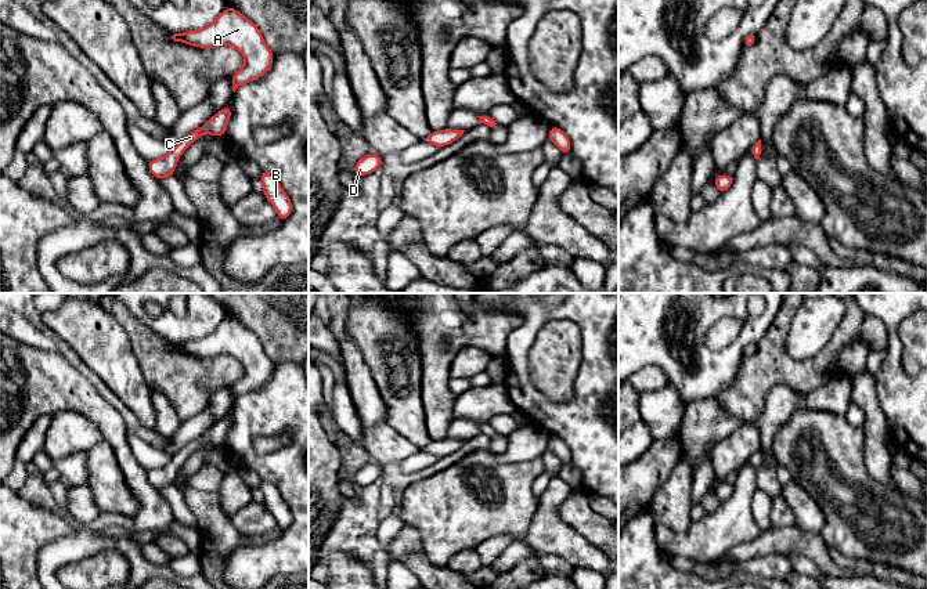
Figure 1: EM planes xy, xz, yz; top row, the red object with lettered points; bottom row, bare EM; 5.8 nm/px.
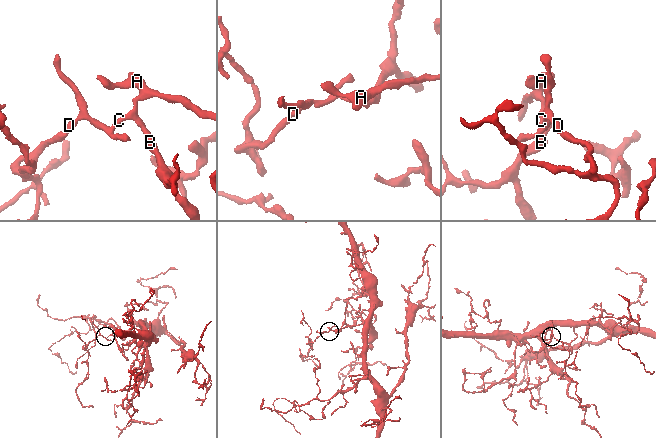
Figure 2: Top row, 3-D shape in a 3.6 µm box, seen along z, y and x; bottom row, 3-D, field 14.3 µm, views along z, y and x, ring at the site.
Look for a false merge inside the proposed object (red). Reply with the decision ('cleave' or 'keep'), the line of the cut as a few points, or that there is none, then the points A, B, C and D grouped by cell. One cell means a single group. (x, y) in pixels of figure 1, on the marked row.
keep; no cut; A B C D

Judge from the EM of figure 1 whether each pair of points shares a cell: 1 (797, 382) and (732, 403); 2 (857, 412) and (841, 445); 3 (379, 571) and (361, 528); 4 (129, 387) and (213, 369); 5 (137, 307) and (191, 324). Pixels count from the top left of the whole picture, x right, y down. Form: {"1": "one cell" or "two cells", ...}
{"1": "one cell", "2": "two cells", "3": "one cell", "4": "two cells", "5": "one cell"}

